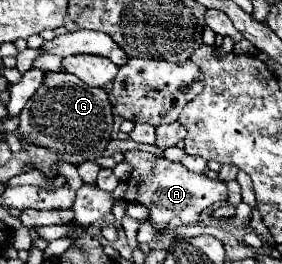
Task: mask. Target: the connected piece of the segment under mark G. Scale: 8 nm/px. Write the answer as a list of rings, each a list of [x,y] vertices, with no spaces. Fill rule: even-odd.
[[[46,72],[42,86],[26,102],[20,114],[20,128],[24,142],[46,146],[56,152],[76,152],[76,154],[100,154],[112,134],[112,106],[104,88],[88,86],[78,76],[68,72]]]

